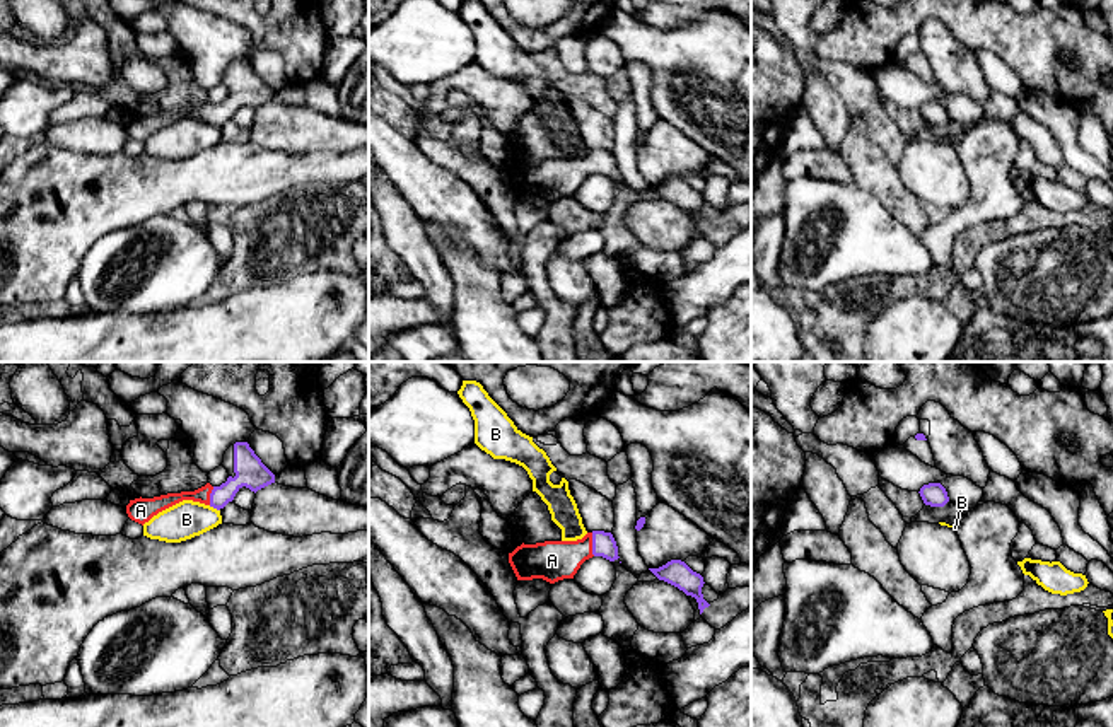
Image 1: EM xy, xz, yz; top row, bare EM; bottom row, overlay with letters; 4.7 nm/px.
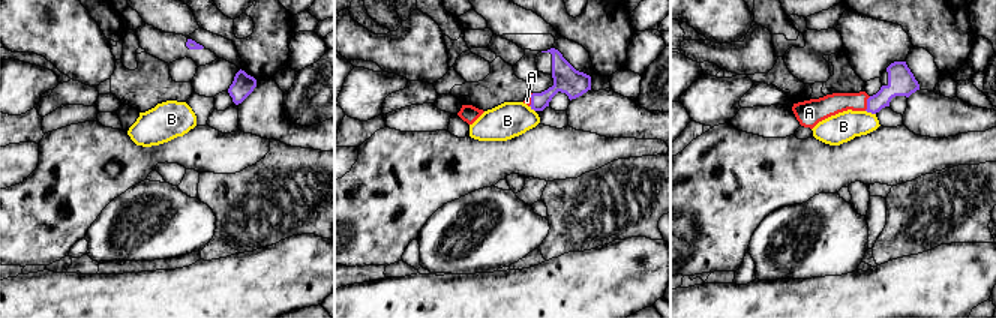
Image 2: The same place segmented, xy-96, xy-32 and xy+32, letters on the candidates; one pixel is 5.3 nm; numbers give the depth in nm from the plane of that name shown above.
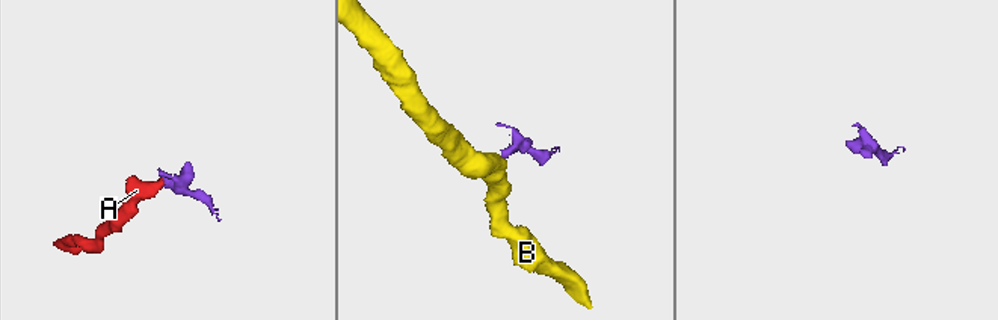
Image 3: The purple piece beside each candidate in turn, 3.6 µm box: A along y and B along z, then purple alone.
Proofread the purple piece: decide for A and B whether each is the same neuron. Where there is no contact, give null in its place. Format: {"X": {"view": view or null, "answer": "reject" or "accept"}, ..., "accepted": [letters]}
{"A": {"view": "xz", "answer": "accept"}, "B": {"view": "xy", "answer": "reject"}, "accepted": ["A"]}

